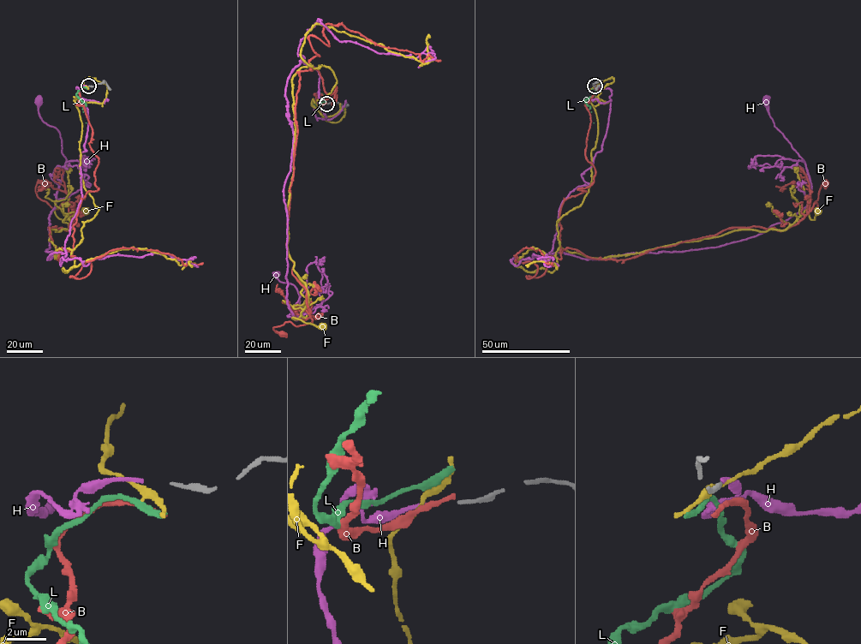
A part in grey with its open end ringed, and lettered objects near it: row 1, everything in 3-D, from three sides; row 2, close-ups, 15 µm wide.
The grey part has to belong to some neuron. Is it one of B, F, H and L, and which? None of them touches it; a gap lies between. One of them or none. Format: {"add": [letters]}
{"add": ["H"]}

